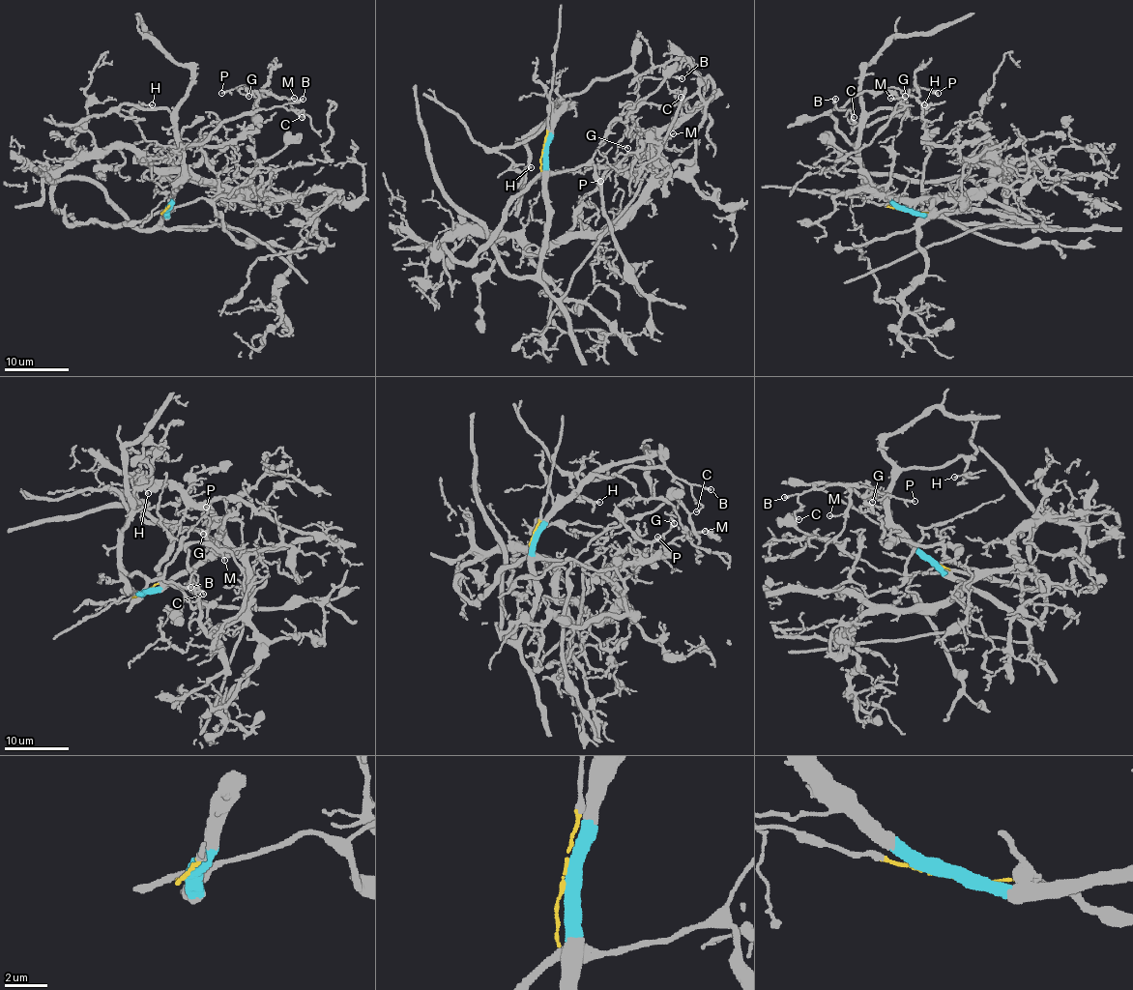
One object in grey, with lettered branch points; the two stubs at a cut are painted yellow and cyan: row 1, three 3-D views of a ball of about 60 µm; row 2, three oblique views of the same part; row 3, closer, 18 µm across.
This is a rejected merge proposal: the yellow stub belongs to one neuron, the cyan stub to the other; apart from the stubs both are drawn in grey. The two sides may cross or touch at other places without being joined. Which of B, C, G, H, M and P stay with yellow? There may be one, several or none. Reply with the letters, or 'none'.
none

